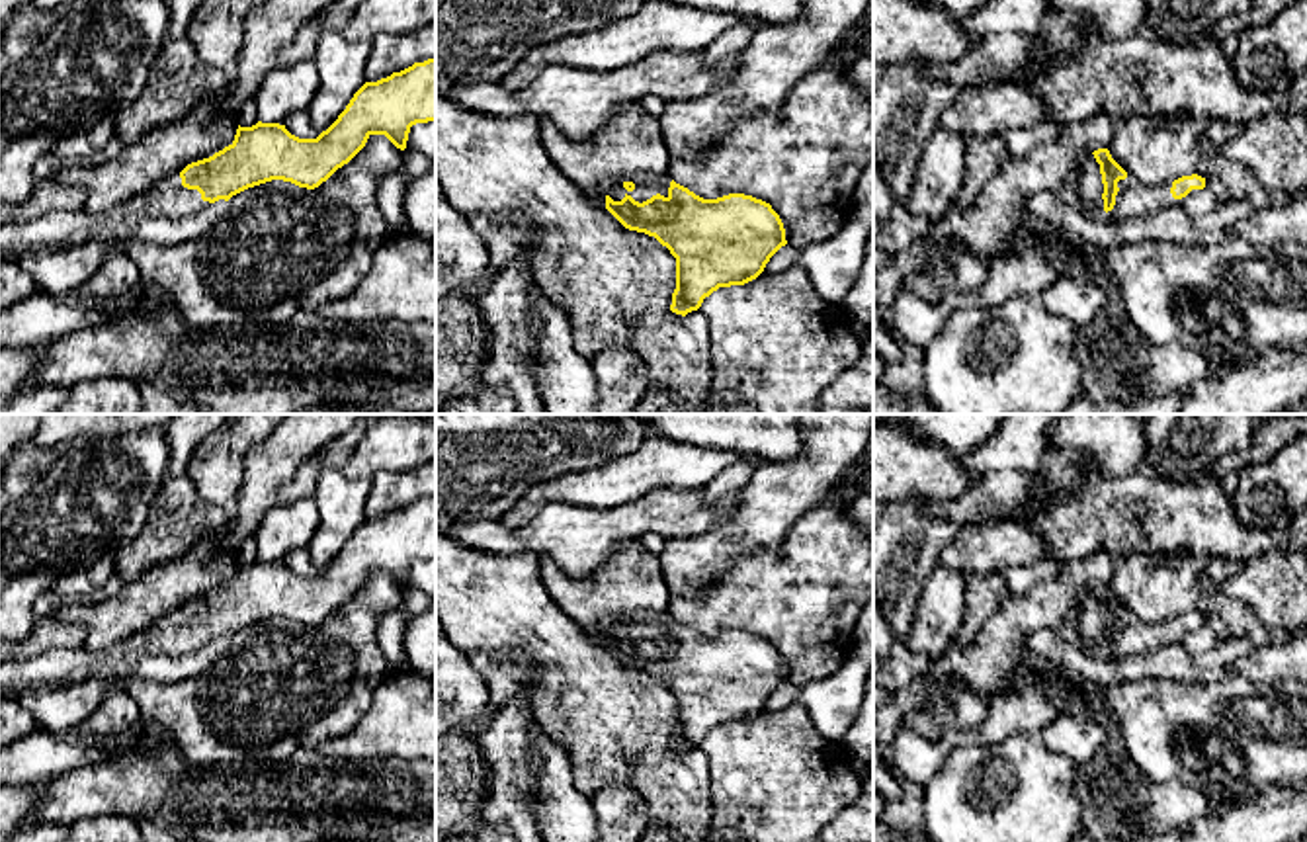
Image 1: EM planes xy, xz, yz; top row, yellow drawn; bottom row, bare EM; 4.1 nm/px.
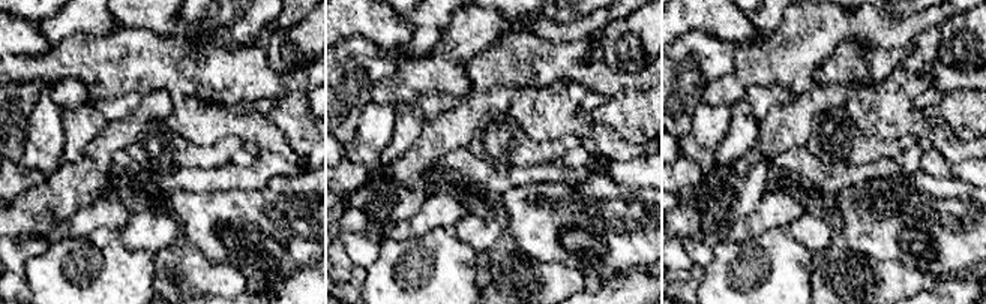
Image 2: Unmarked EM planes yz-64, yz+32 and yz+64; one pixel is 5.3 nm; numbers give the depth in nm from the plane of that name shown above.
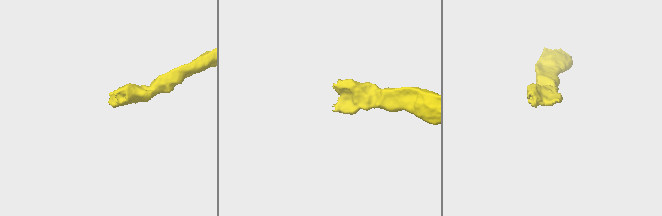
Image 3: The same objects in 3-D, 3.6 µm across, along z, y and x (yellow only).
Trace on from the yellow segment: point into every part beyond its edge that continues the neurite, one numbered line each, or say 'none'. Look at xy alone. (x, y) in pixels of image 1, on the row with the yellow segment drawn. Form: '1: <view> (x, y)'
1: xy (168, 198)

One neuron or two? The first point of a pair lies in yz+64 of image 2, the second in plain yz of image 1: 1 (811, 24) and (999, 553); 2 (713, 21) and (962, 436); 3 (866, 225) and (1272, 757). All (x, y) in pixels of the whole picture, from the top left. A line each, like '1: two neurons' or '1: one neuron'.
1: one neuron
2: two neurons
3: one neuron

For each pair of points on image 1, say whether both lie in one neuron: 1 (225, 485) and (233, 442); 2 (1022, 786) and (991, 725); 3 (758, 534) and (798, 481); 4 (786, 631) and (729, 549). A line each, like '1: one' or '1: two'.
1: one
2: two
3: one
4: two

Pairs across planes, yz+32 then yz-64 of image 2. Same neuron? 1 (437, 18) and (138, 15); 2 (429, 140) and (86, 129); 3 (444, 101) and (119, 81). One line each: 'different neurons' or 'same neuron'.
1: different neurons
2: different neurons
3: different neurons

